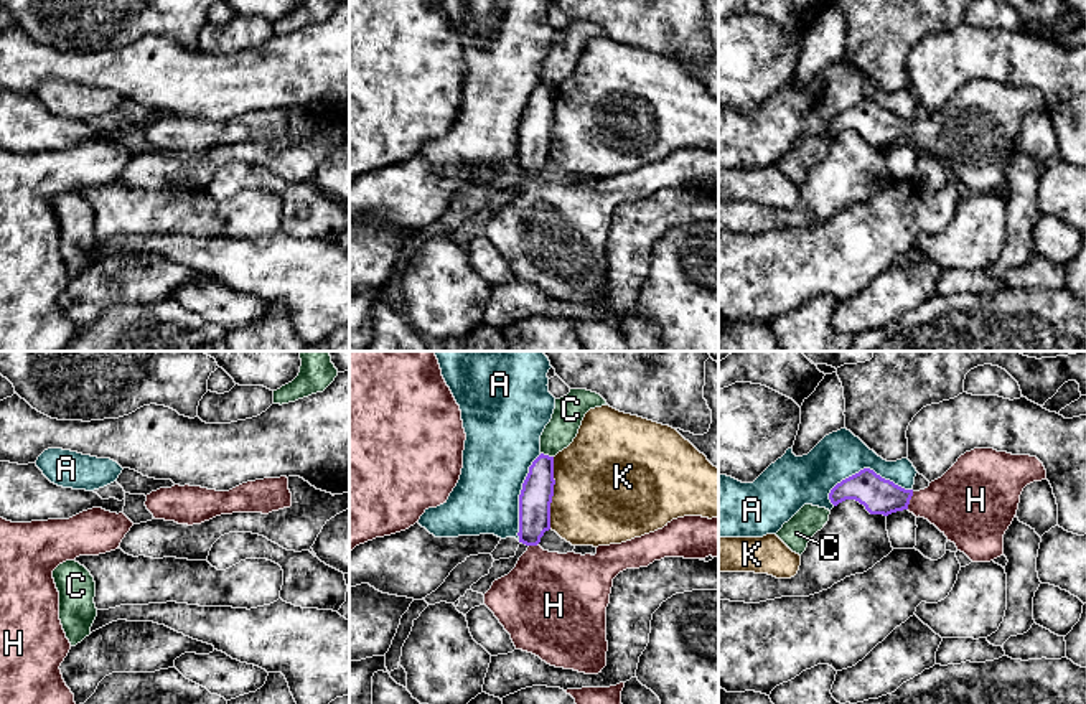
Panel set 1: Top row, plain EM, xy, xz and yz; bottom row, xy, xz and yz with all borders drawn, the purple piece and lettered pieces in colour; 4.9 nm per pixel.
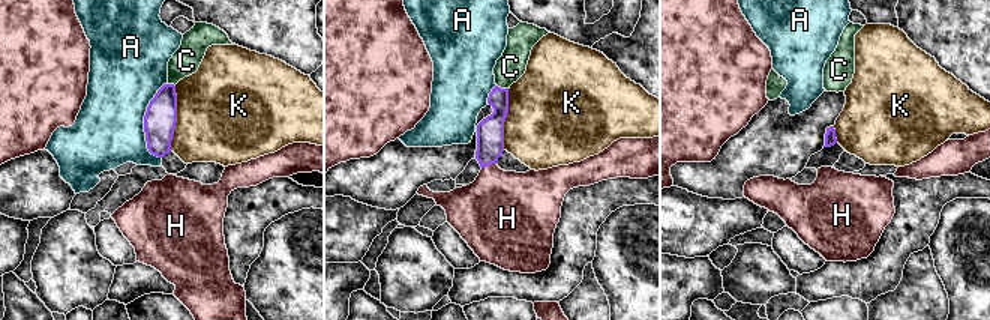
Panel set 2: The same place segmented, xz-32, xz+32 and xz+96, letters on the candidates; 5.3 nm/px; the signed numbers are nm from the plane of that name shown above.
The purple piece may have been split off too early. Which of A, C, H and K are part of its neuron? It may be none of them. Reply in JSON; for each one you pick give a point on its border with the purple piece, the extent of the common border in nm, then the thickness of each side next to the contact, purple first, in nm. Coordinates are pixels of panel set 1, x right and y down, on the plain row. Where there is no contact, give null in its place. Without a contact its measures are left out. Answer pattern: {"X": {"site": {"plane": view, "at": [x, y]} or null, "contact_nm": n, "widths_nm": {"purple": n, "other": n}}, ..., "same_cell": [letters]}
{"H": {"site": {"plane": "yz", "at": [910, 129]}, "contact_nm": 90, "widths_nm": {"purple": 180, "other": 320}}, "same_cell": ["H"]}

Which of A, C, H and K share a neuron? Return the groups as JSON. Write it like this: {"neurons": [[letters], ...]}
{"neurons": [["A"], ["C"], ["H"], ["K"]]}

